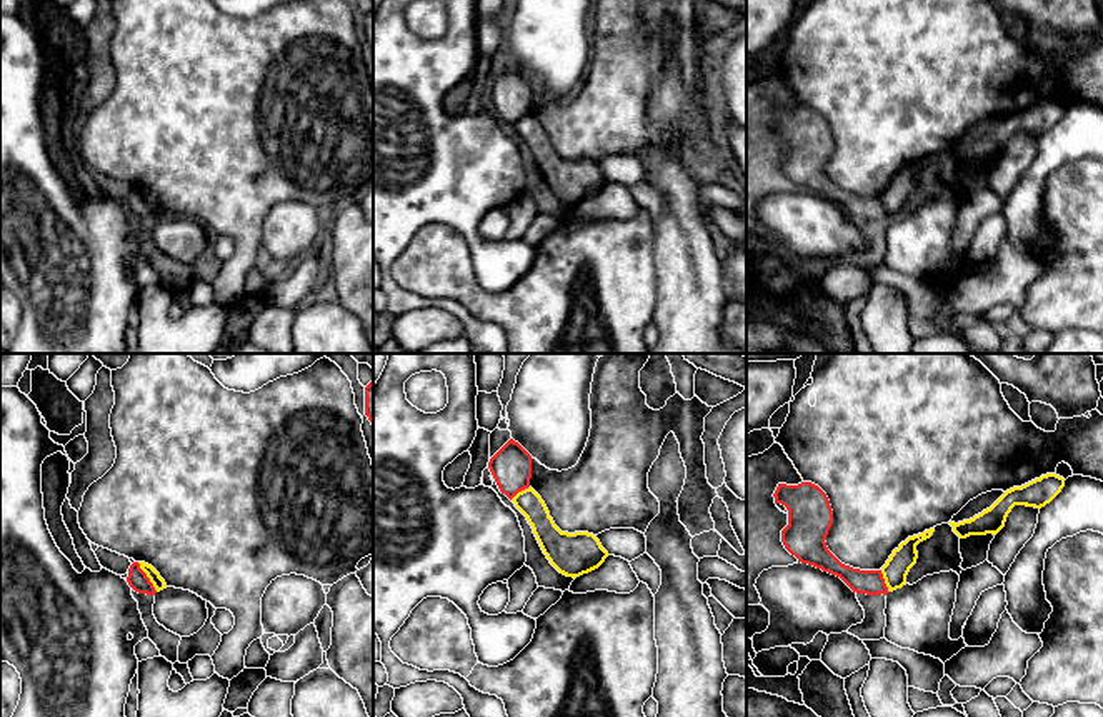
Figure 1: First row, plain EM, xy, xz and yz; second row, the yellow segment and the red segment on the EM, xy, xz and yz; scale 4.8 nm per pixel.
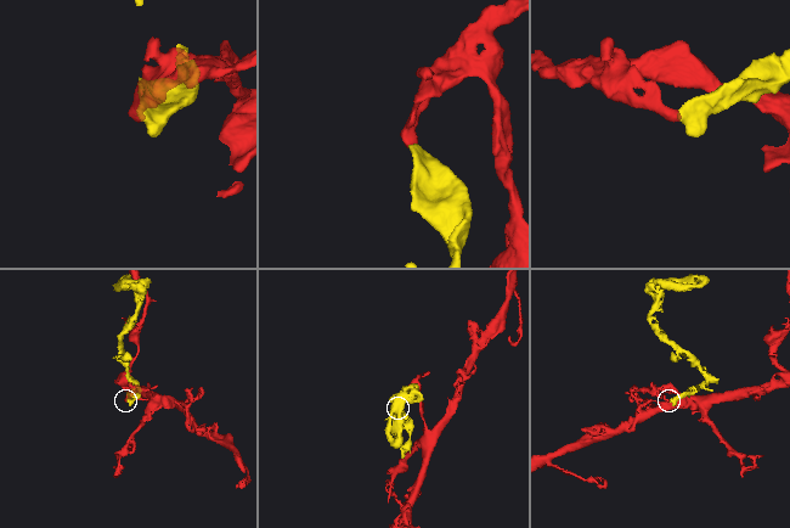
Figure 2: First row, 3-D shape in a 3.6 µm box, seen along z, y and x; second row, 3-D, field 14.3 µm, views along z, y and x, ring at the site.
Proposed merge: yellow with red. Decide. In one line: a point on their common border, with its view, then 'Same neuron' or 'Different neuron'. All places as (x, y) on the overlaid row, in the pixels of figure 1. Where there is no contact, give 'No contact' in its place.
Touches yellow at xy (147, 576). Different neuron

